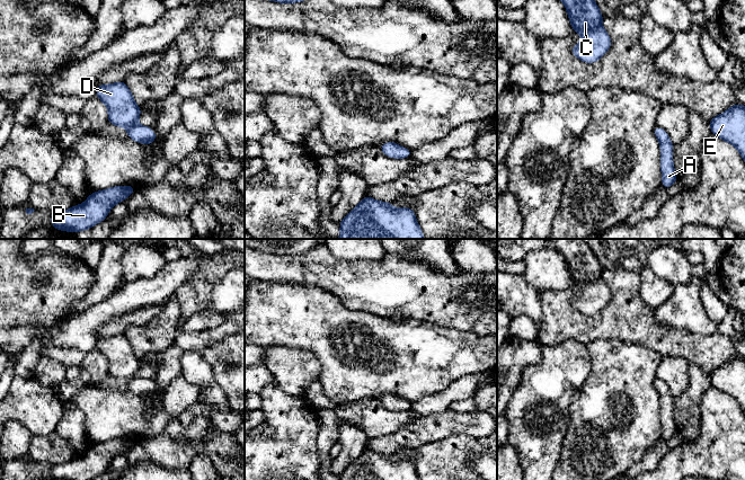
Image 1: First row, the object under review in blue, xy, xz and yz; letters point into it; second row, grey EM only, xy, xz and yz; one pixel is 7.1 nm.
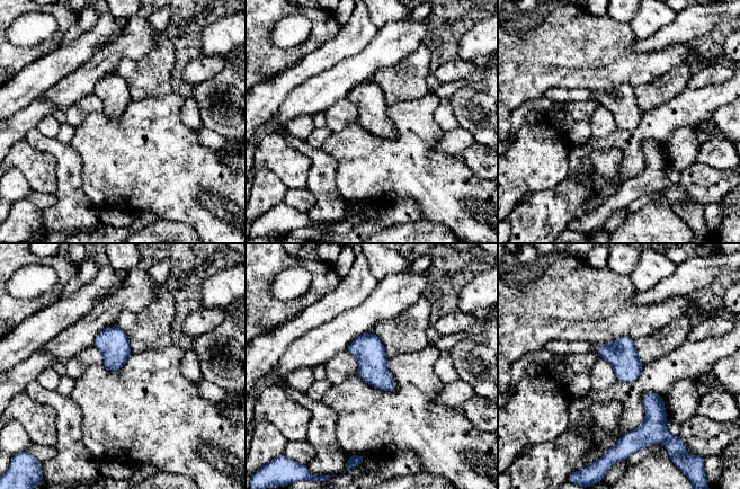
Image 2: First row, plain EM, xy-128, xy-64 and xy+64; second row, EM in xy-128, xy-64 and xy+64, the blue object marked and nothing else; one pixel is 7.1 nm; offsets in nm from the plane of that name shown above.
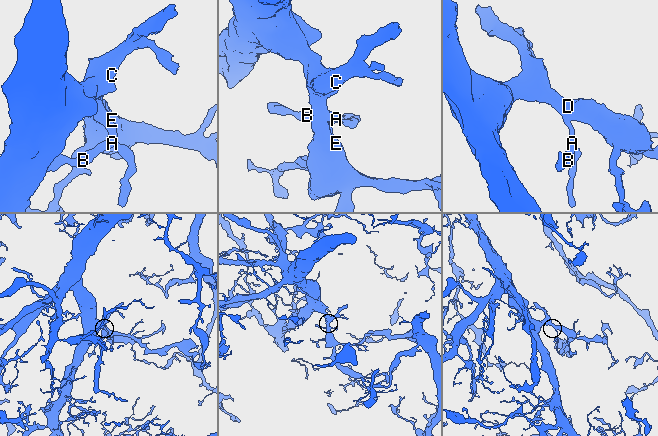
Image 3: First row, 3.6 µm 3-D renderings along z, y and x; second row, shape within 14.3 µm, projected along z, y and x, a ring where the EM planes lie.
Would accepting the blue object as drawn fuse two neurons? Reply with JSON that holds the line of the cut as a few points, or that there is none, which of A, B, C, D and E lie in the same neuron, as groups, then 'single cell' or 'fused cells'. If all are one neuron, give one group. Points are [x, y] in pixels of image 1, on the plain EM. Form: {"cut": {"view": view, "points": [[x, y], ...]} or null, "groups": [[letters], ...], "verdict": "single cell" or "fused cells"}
{"cut": null, "groups": [["A", "B", "C", "D", "E"]], "verdict": "single cell"}

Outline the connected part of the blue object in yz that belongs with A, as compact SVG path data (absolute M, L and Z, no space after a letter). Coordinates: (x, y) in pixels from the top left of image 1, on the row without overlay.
M659 379L655 380L654 386L660 397L662 438L667 442L677 433L673 417L673 395L667 385Z

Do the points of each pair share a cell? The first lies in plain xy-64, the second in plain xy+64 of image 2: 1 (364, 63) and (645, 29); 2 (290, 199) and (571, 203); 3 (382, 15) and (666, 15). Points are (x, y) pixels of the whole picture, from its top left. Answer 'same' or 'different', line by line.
1: different
2: same
3: same

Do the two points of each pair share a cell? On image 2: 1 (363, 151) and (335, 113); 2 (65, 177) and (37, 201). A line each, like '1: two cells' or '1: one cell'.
1: two cells
2: two cells

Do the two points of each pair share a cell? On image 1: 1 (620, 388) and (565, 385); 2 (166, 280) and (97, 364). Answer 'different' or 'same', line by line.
1: different
2: different

